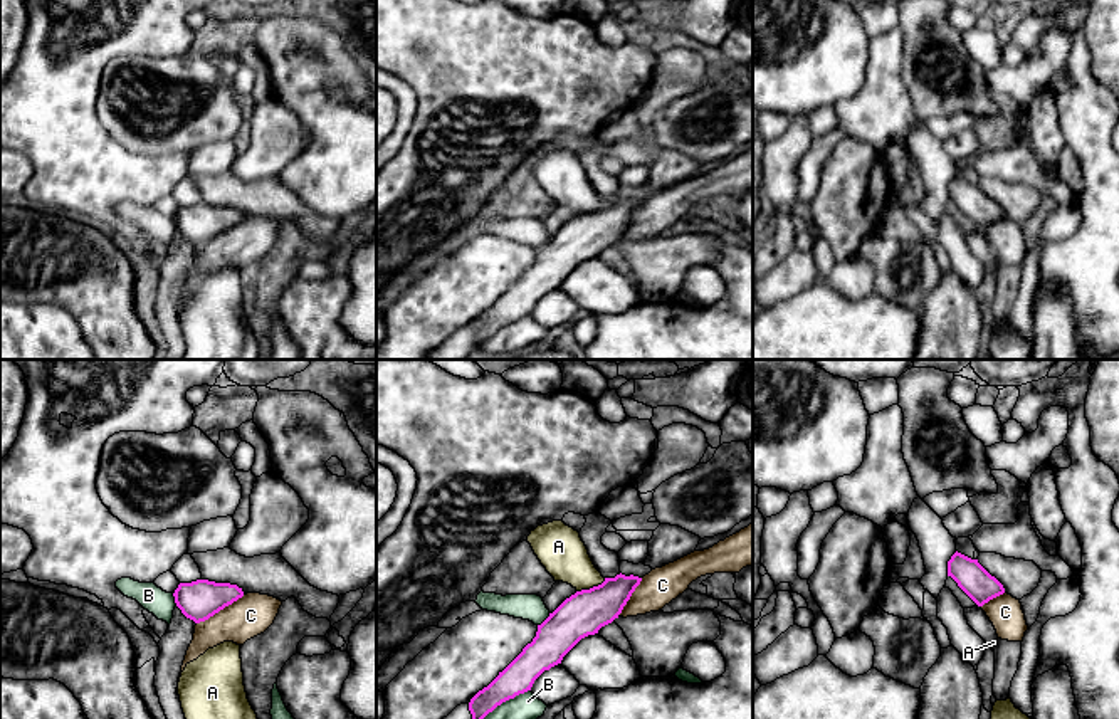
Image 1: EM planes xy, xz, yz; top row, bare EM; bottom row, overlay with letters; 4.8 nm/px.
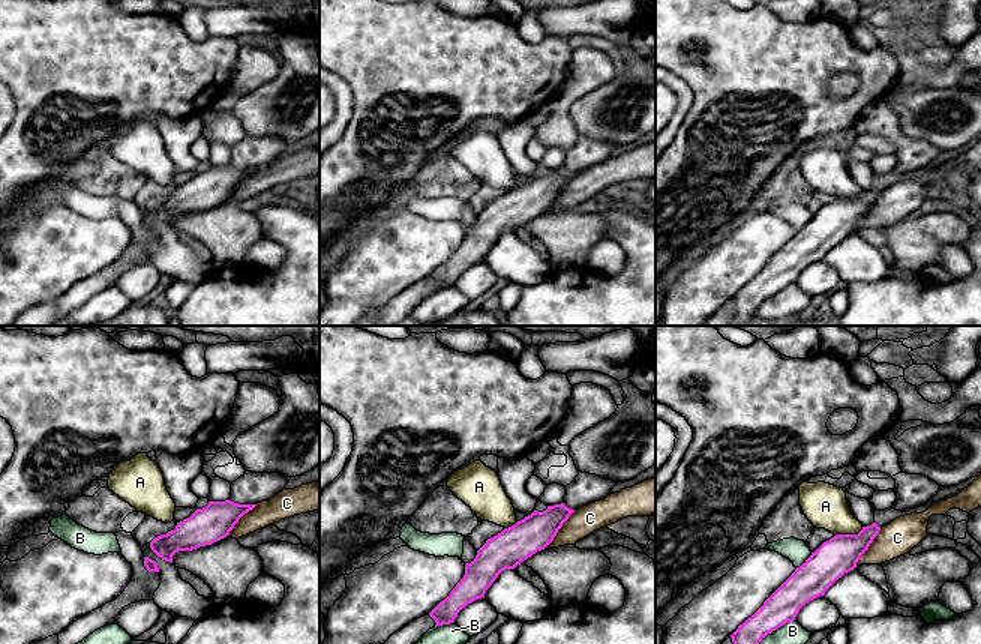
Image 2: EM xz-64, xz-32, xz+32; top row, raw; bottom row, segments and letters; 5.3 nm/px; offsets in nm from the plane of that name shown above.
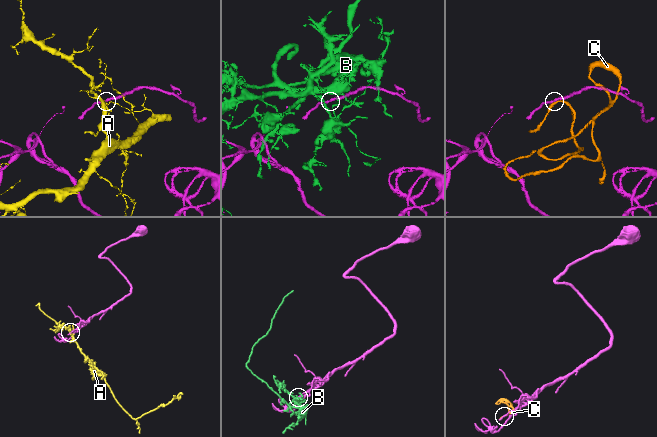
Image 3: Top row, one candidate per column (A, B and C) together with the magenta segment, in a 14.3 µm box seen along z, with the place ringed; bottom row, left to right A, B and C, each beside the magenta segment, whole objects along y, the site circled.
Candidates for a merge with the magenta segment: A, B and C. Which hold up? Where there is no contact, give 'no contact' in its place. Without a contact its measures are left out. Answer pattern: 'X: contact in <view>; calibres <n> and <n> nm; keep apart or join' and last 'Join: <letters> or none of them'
A: contact in xz; calibres 220 and 220 nm; keep apart
B: contact in xz; calibres 160 and 130 nm; keep apart
C: contact in xy; calibres 190 and 200 nm; join
Join: C

